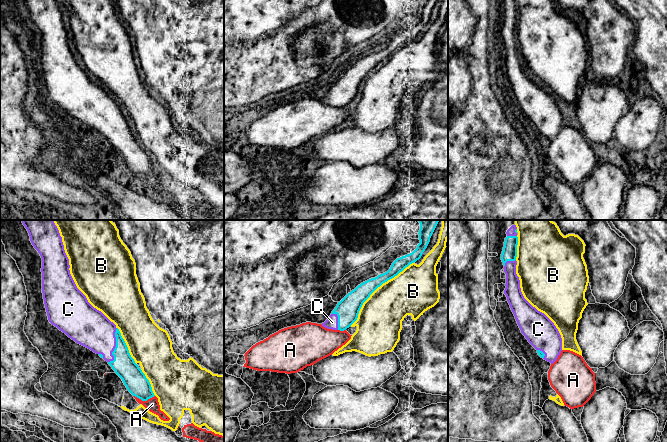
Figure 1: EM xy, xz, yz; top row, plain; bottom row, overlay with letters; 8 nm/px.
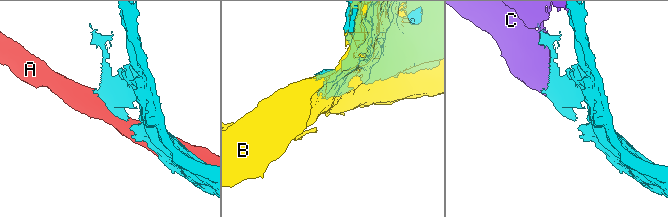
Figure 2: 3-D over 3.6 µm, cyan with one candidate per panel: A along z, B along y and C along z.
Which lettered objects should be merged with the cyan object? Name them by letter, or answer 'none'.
C

